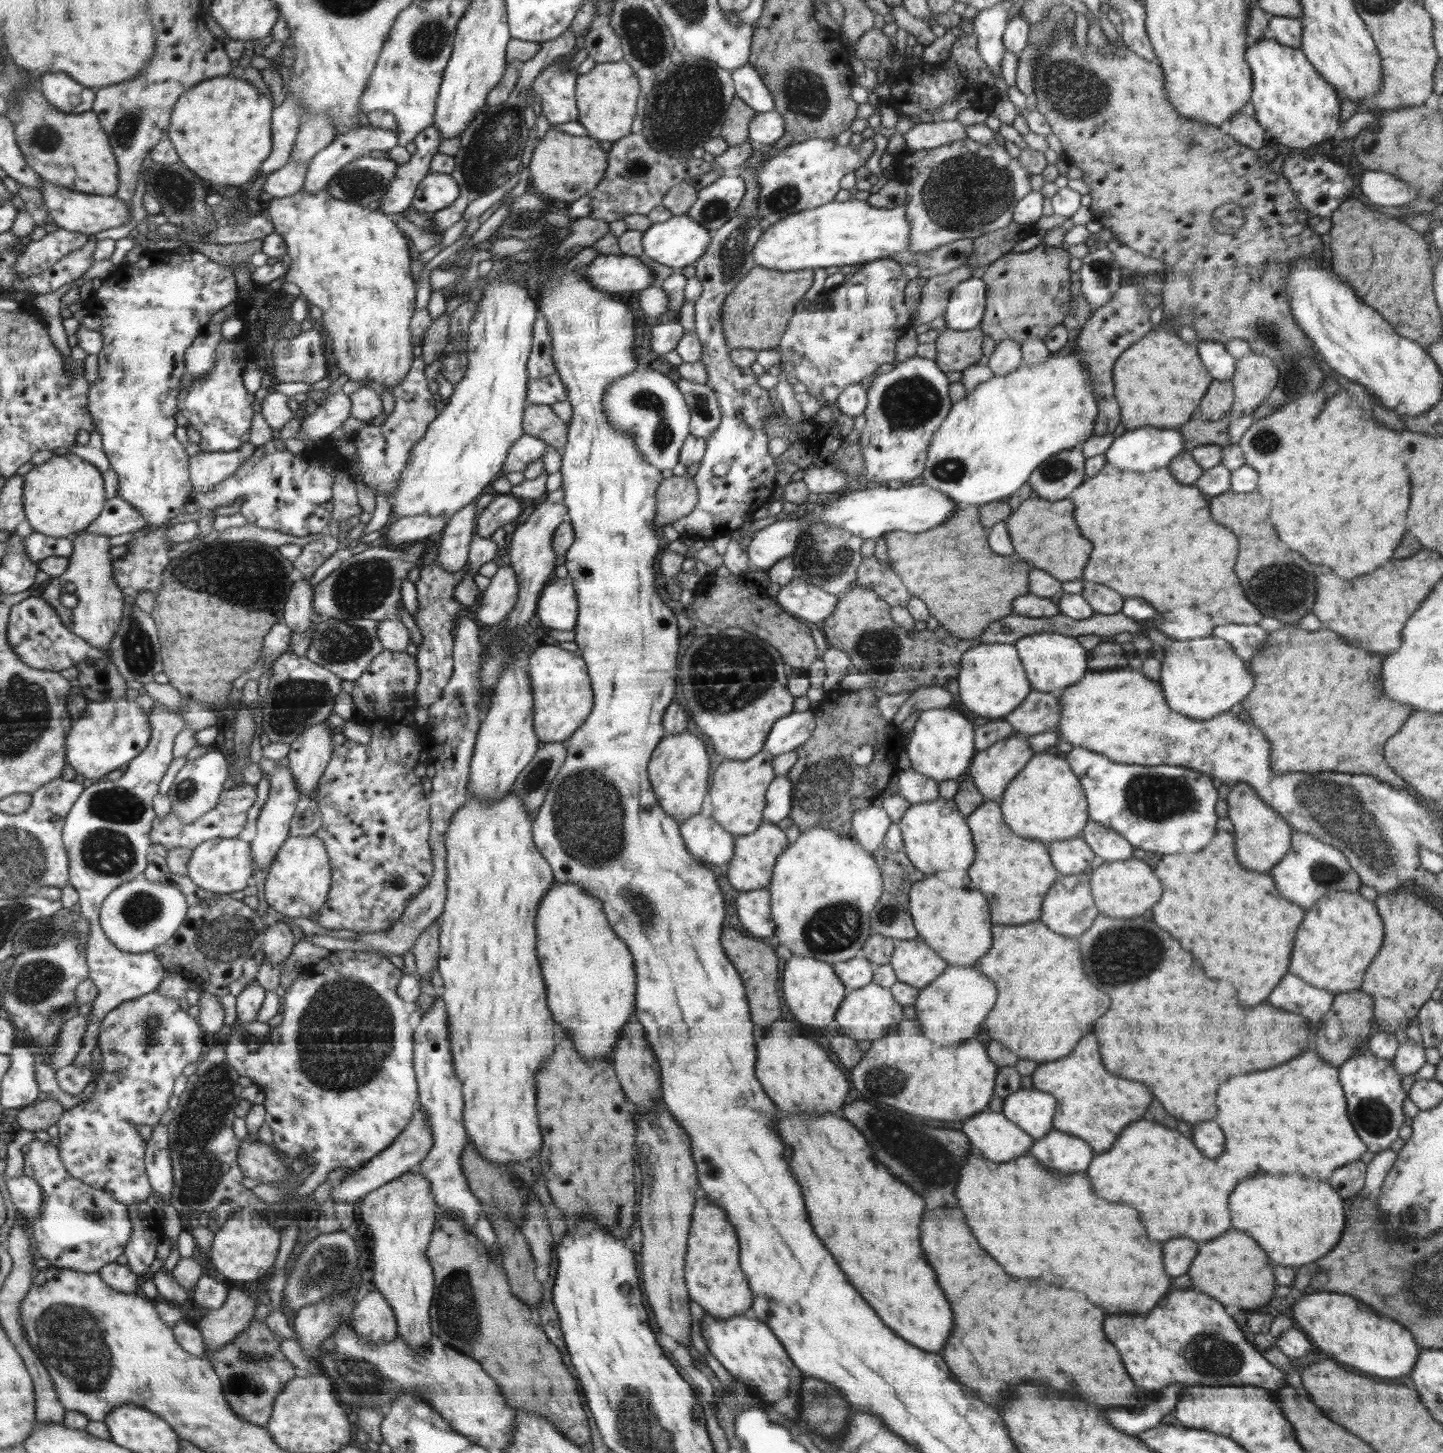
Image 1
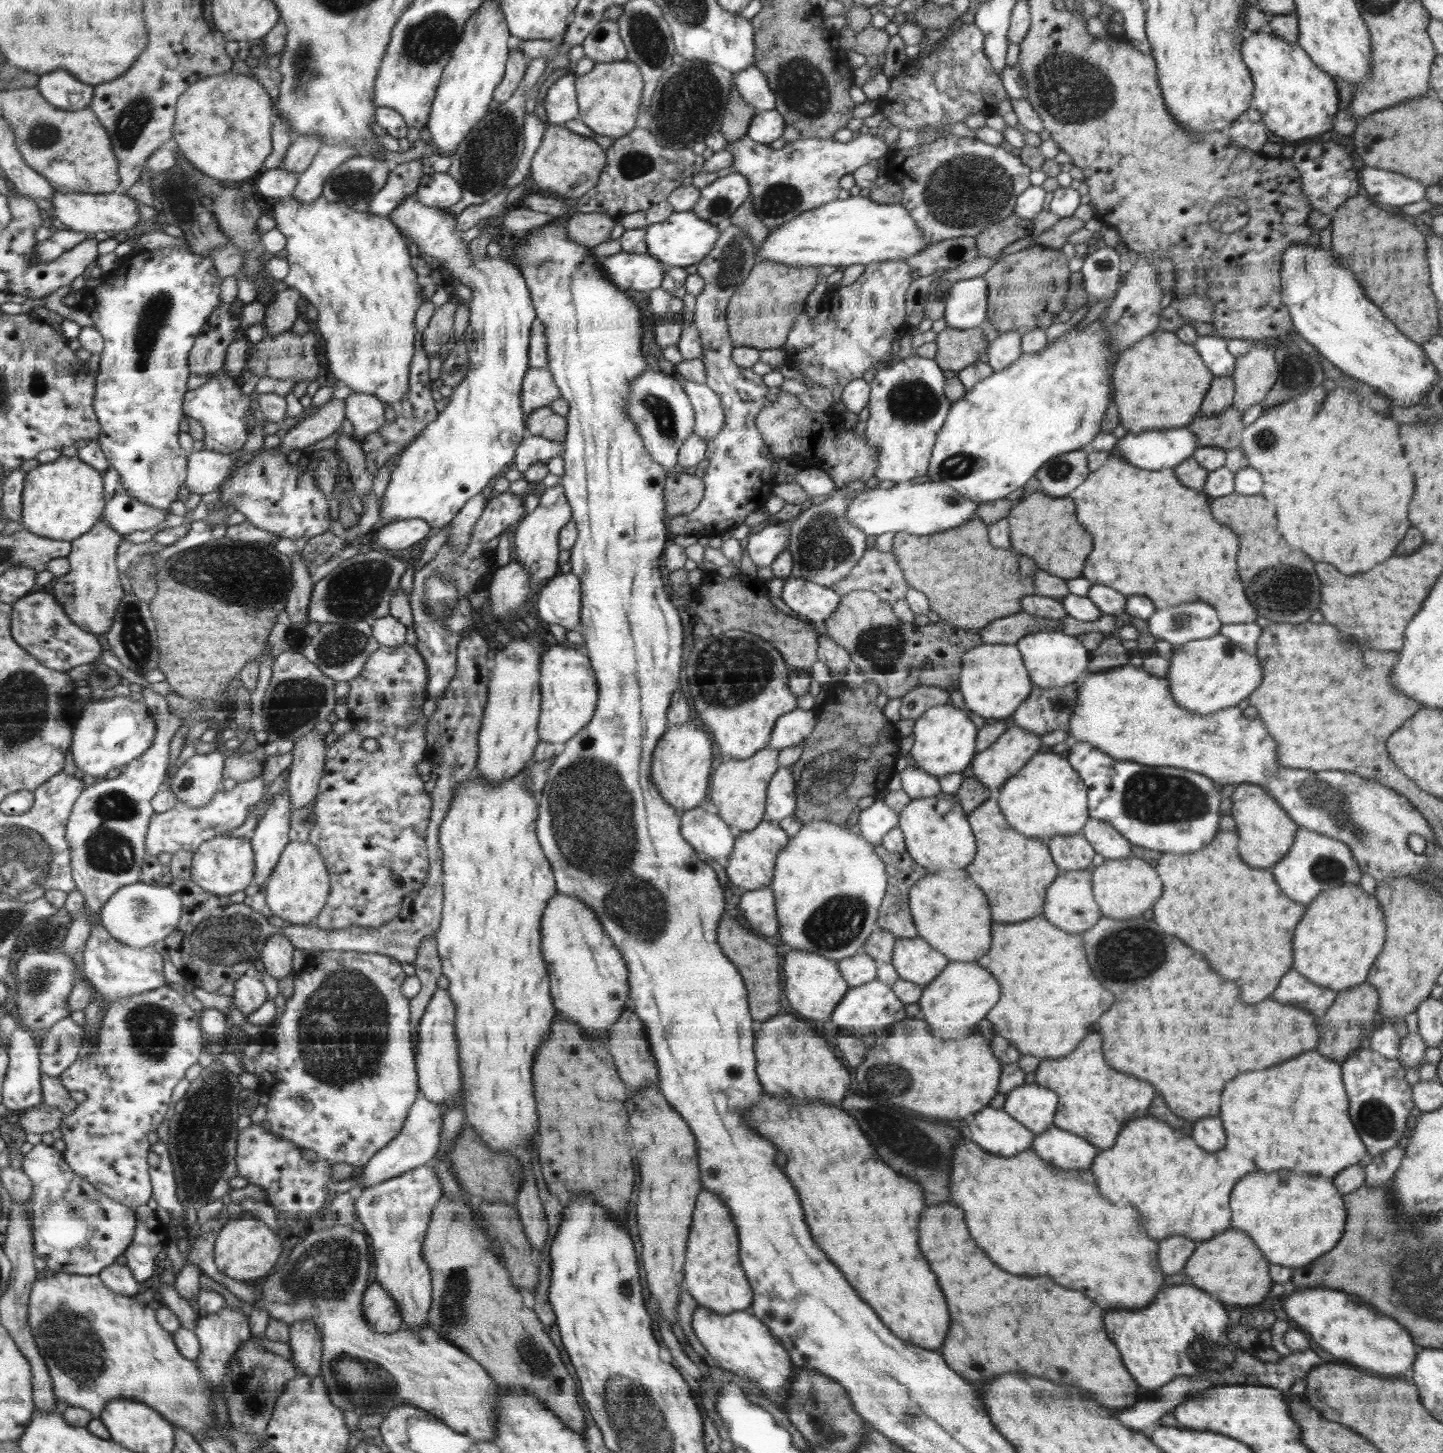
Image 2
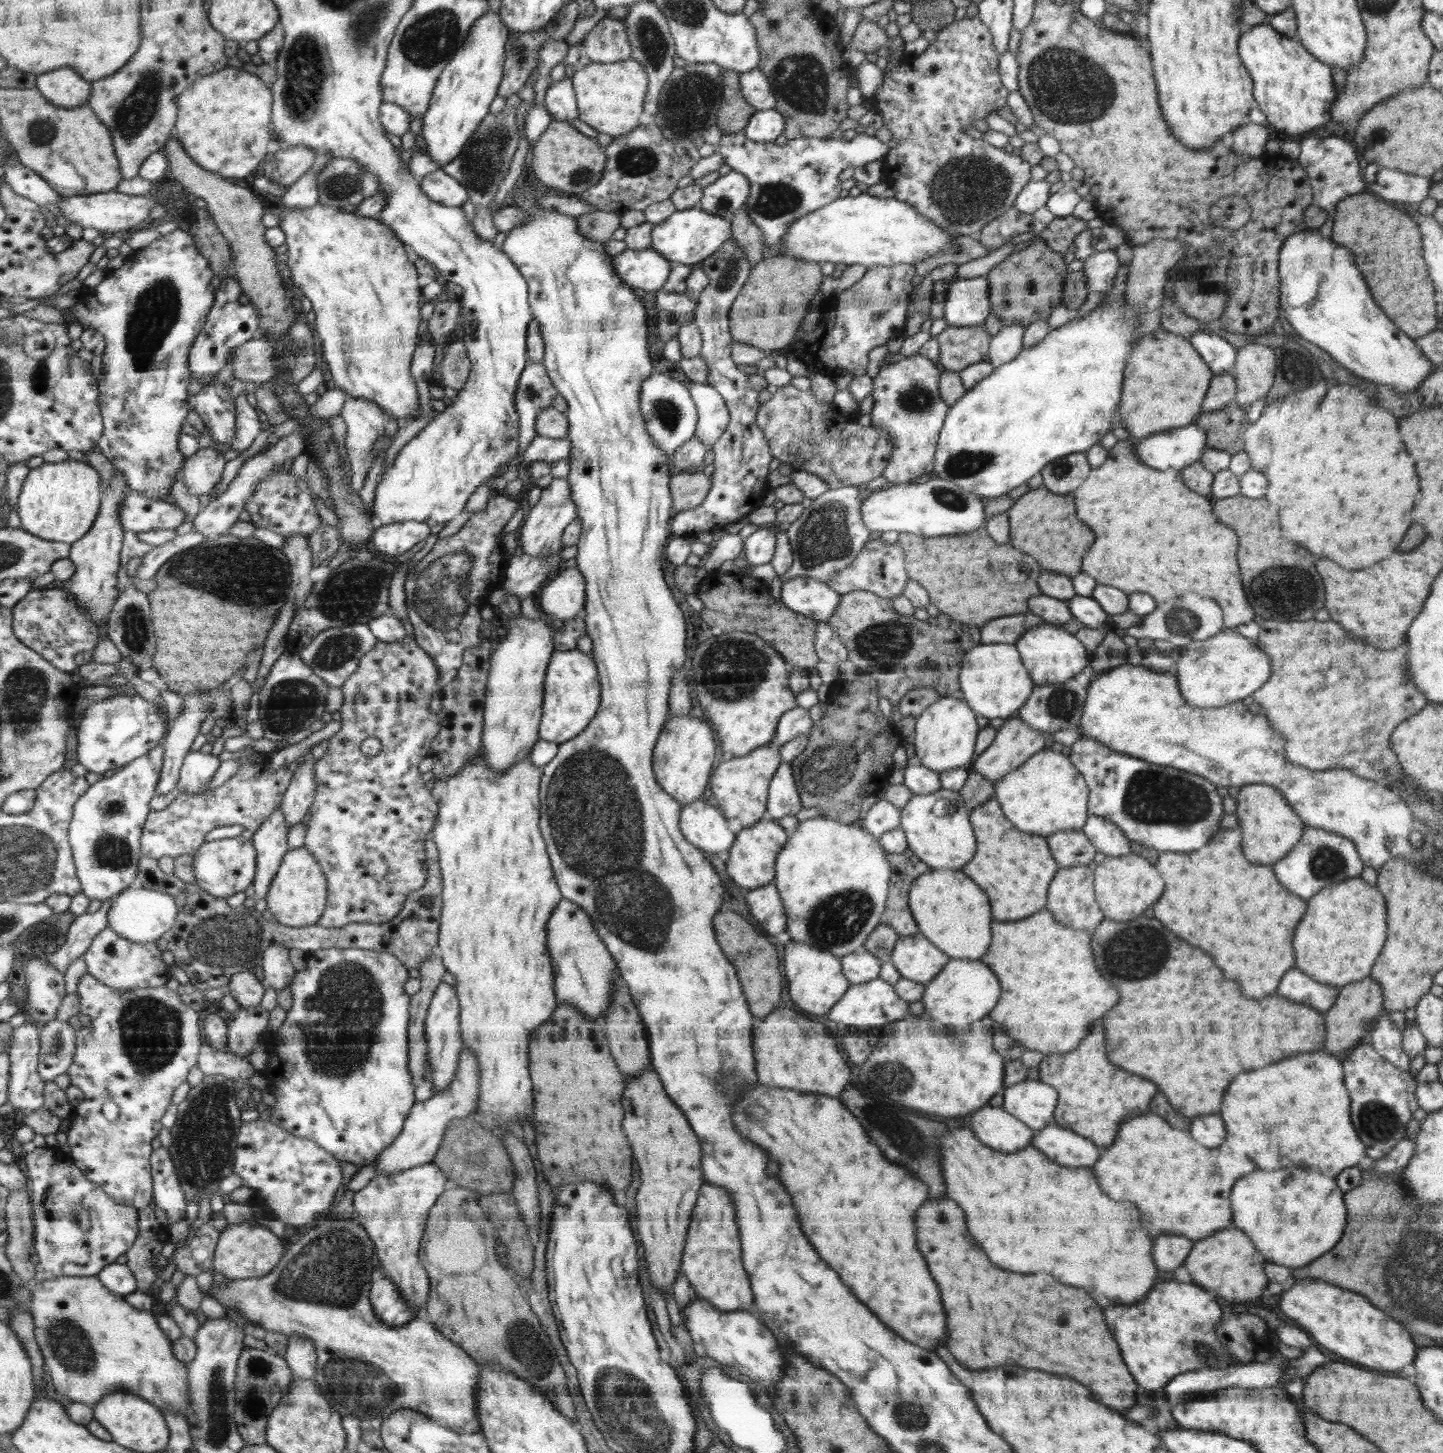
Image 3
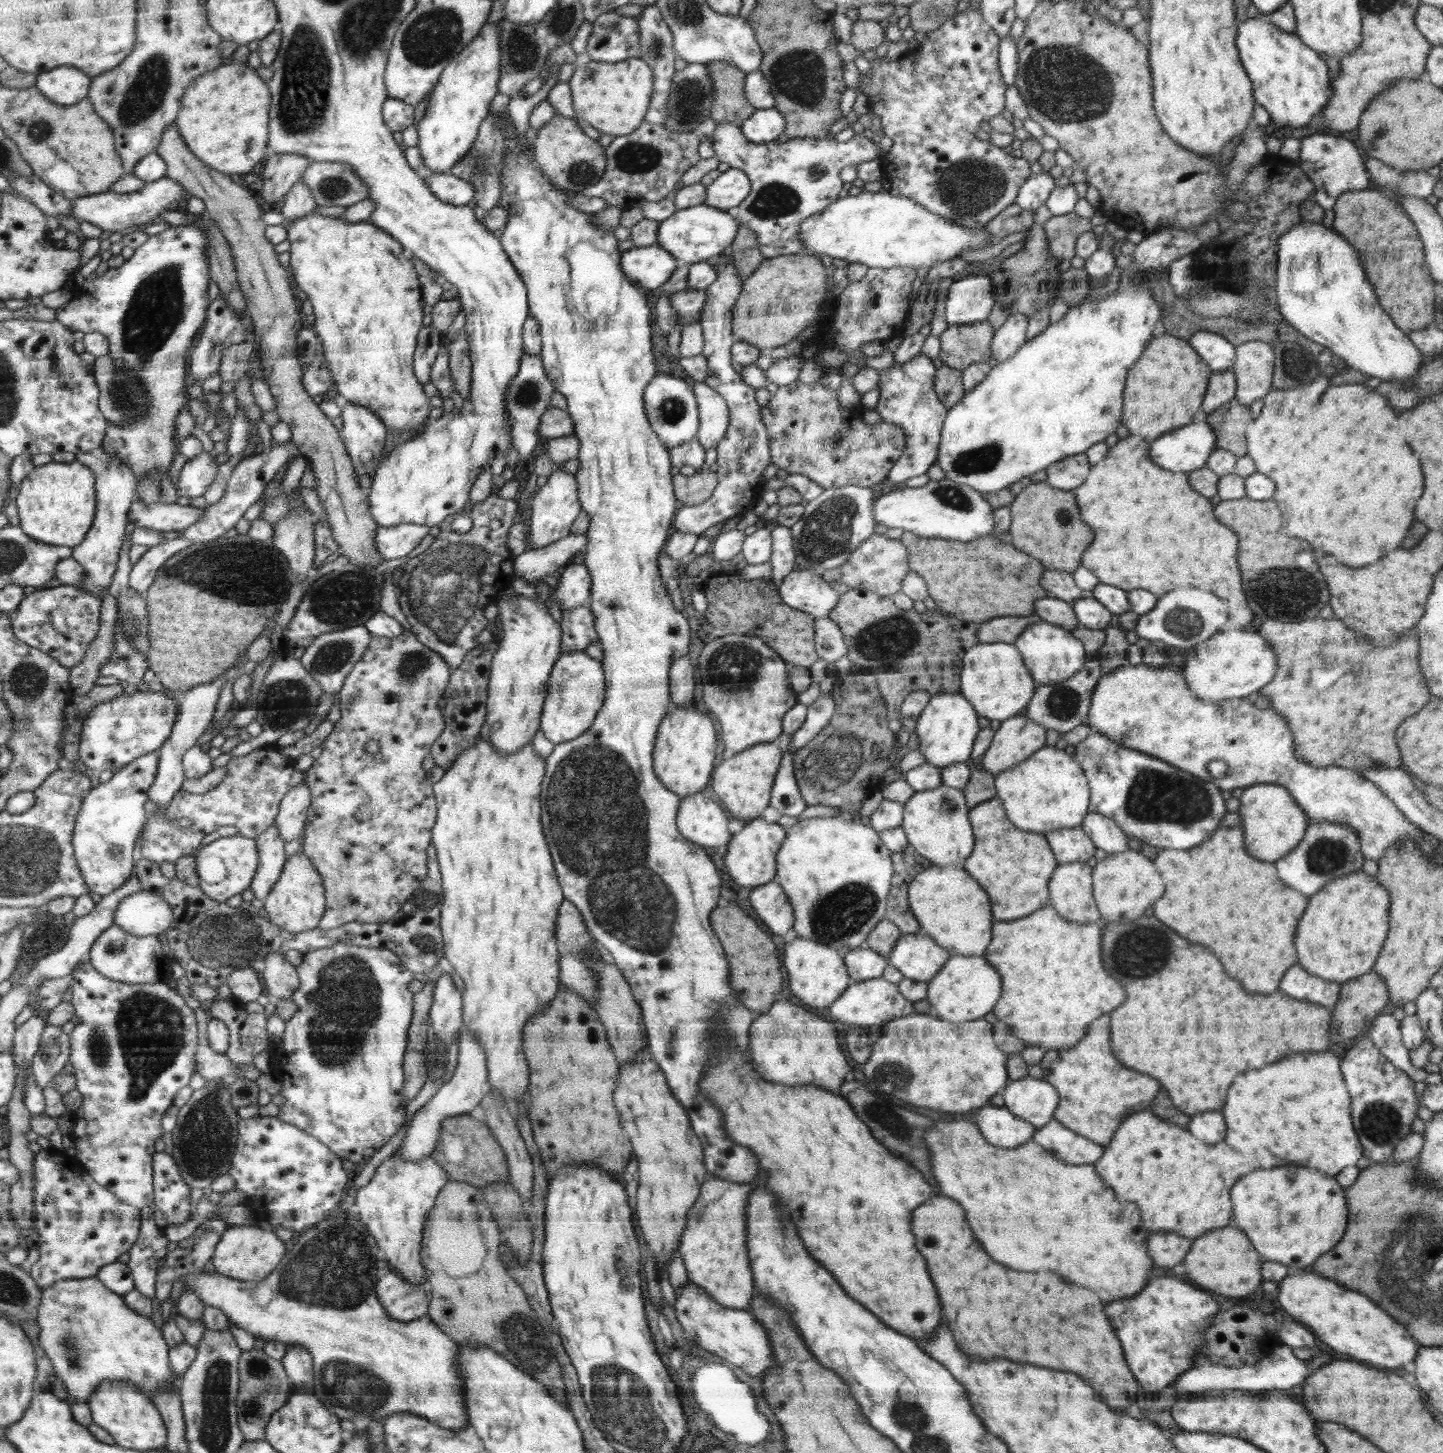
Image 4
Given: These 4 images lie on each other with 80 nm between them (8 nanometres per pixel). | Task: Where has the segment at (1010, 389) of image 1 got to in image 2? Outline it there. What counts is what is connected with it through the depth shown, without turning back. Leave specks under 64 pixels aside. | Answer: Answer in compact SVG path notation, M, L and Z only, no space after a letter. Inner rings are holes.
M1102 317L1096 323L1091 323L1081 330L1078 329L1078 331L1074 329L1074 326L1068 331L1068 335L1064 335L1058 343L1054 343L1054 345L1047 344L1044 350L1034 354L1023 354L1016 359L1016 362L1010 364L1008 368L1004 367L1002 370L993 371L992 376L978 382L978 385L975 385L971 390L967 390L964 397L957 400L956 403L952 403L944 425L938 431L925 479L932 482L945 482L962 496L969 497L979 504L980 502L1004 498L1010 492L1014 492L1020 486L1024 486L1032 478L1033 474L1036 474L1040 466L1046 461L1050 461L1052 457L1071 453L1073 450L1085 450L1087 444L1092 442L1092 439L1101 432L1101 422L1105 417L1108 405L1114 401L1113 368L1118 356L1115 356L1115 352L1113 352L1113 346L1111 346L1111 340L1109 340L1109 330L1107 330L1107 326L1101 320Z

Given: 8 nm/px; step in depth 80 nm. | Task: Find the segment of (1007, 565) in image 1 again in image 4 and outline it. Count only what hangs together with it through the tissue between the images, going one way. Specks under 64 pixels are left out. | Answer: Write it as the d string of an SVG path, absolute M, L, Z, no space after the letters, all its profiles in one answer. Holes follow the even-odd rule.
M904 531L899 541L907 548L909 570L919 574L928 584L928 594L944 612L954 614L962 621L982 624L998 616L1034 616L1036 600L1050 597L1038 582L1045 571L1045 566L1032 556L1016 550L1012 544L1000 544L992 535L975 538L974 541L962 542L952 539L924 538Z

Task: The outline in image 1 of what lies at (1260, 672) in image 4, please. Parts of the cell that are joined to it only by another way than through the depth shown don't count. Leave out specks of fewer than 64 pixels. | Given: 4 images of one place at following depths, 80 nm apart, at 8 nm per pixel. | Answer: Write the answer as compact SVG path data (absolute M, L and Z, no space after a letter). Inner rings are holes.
M1217 636L1170 642L1161 660L1159 683L1167 705L1192 719L1209 720L1238 704L1254 686L1255 676L1230 647Z

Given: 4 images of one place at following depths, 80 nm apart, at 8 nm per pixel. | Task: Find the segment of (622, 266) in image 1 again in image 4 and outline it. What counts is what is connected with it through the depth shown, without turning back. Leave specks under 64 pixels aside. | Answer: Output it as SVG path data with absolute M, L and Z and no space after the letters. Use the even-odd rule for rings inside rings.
M652 244L643 248L634 247L624 252L622 265L632 282L645 286L656 294L660 286L666 284L671 274L678 268L676 262L671 252L658 244Z

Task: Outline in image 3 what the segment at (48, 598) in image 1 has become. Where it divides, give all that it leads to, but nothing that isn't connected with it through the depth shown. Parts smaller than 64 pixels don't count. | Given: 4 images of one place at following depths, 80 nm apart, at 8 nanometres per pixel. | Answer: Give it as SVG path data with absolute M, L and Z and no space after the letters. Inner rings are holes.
M115 469L113 476L109 480L108 484L103 484L104 494L102 497L102 505L100 513L95 518L94 524L91 526L90 532L86 536L82 537L79 541L71 544L70 559L75 564L76 568L74 574L71 576L69 581L62 582L62 588L64 591L68 591L74 599L78 600L78 605L84 606L84 609L88 611L90 615L90 621L96 623L98 626L102 626L102 623L109 619L112 606L118 599L118 566L120 565L120 548L122 548L122 526L120 526L119 519L119 506L121 502L129 495L129 486L127 485L127 479L124 478L123 472Z

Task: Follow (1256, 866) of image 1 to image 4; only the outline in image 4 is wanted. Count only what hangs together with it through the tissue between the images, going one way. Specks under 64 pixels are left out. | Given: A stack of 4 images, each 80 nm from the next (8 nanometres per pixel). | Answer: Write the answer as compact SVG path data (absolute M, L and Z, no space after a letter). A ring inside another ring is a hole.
M1258 783L1246 787L1240 796L1237 813L1243 818L1245 848L1256 860L1264 862L1280 861L1303 839L1311 824L1307 814L1294 802L1292 795L1283 786Z

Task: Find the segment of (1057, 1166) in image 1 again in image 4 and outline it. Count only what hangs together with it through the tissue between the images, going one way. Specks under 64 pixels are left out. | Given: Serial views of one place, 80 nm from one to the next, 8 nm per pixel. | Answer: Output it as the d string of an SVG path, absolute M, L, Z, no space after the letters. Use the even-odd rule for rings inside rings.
M1054 1118L1037 1129L1031 1141L1068 1164L1094 1164L1100 1154L1104 1154L1102 1146L1096 1146L1096 1142L1068 1130Z

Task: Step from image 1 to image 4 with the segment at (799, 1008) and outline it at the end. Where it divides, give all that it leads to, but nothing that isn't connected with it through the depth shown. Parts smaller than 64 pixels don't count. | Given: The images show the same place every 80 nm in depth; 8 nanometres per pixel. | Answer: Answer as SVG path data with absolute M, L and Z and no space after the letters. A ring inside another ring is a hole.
M797 936L784 947L784 968L788 974L791 991L800 1002L817 1008L828 1008L851 984L844 958L834 947Z

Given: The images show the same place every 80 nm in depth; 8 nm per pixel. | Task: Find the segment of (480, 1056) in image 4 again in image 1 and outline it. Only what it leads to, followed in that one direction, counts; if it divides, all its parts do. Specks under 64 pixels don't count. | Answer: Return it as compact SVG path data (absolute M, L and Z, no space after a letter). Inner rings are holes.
M420 1107L415 1116L408 1122L407 1129L396 1139L388 1149L377 1154L372 1161L368 1161L354 1175L346 1176L339 1184L331 1190L330 1199L340 1203L357 1203L366 1197L372 1190L380 1188L383 1184L398 1178L400 1175L415 1169L417 1164L426 1156L426 1153L432 1148L432 1131L425 1120L425 1110Z

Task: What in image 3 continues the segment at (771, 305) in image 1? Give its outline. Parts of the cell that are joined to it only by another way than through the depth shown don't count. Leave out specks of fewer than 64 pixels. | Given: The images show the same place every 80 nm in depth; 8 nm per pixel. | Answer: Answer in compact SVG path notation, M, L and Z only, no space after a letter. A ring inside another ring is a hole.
M768 257L751 269L730 310L730 329L736 343L748 344L765 352L782 349L792 342L794 332L806 316L806 304L820 290L822 270L814 261L790 257Z

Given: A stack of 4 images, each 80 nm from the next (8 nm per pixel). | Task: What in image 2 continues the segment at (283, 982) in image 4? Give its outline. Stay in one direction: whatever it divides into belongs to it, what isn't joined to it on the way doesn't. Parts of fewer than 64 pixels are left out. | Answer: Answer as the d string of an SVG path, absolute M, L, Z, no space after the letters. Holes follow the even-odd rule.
M276 933L264 945L261 961L265 966L265 972L273 976L277 982L284 978L292 970L292 948L291 939L284 933Z

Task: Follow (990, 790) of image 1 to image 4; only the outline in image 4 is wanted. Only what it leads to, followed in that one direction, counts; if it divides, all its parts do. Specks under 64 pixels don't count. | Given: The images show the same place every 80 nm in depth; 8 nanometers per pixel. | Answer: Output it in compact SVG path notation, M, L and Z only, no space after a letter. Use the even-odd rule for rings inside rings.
M1018 714L1001 723L980 763L982 769L994 776L1046 746L1047 729L1028 717Z

